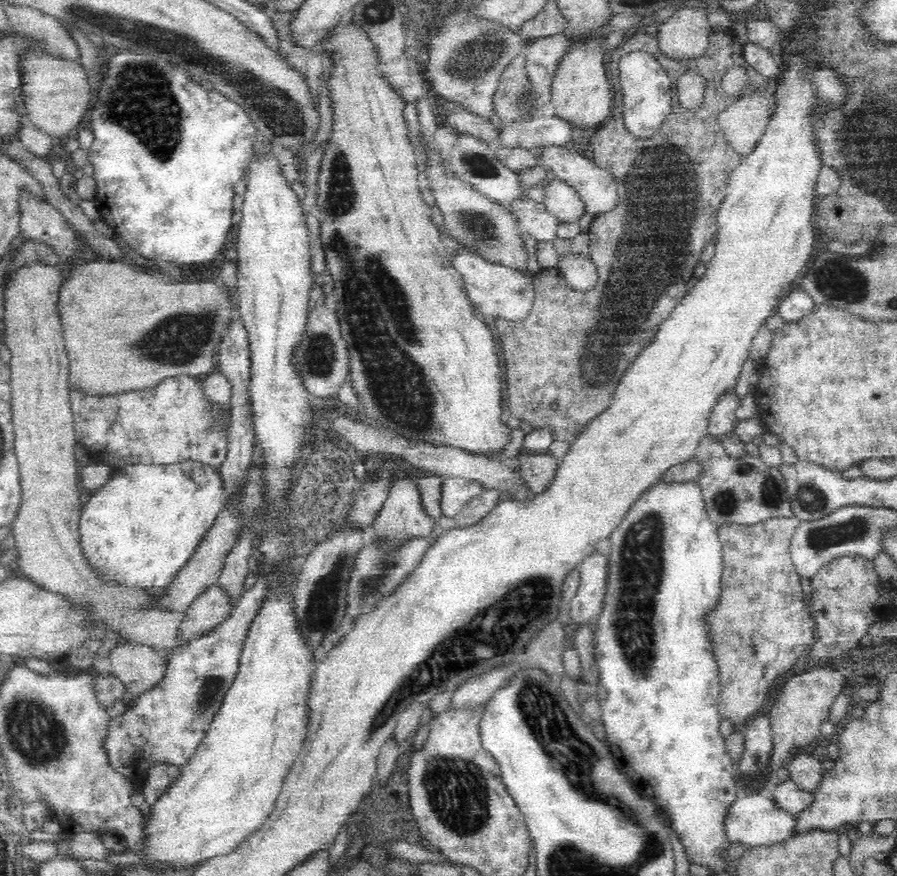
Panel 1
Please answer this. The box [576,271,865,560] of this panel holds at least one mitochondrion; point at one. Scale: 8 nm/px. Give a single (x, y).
(770, 489)

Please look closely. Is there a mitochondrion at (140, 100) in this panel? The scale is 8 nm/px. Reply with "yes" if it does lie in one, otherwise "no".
yes

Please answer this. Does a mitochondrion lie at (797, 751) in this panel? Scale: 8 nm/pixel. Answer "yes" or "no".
no

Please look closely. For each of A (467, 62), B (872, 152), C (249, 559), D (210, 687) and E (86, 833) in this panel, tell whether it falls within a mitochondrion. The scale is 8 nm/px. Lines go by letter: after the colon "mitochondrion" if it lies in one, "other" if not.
A: mitochondrion
B: mitochondrion
C: other
D: mitochondrion
E: other

